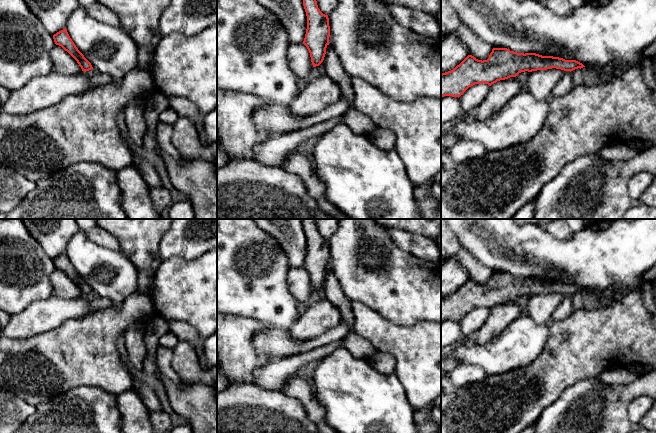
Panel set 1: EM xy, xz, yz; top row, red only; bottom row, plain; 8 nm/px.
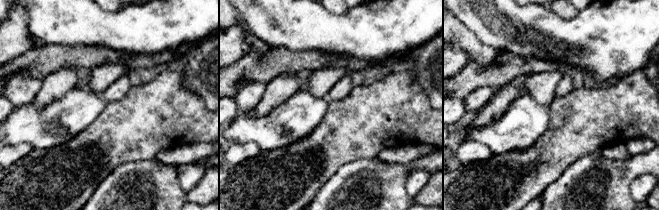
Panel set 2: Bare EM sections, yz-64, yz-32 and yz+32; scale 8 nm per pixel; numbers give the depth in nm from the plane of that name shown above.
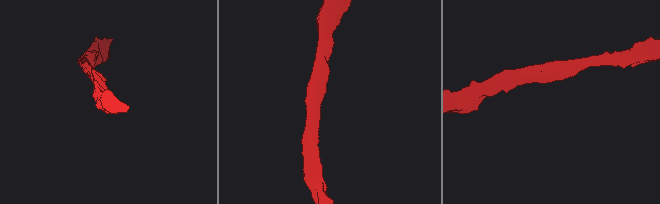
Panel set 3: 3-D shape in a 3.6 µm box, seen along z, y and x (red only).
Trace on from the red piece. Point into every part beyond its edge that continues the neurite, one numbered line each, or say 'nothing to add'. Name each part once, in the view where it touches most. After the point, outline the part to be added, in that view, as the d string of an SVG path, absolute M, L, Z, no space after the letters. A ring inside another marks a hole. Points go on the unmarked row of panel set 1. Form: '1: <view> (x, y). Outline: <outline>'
nothing to add

